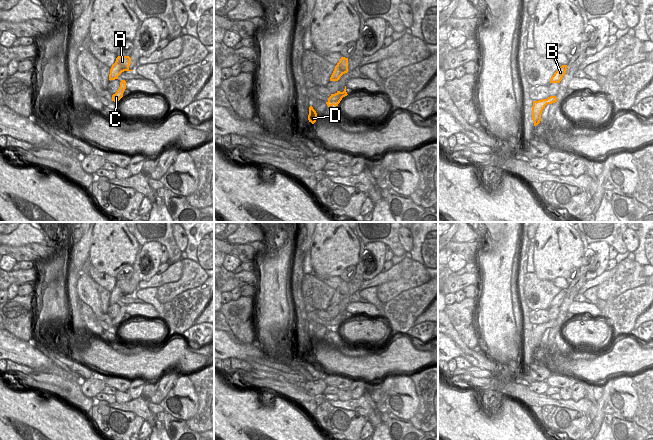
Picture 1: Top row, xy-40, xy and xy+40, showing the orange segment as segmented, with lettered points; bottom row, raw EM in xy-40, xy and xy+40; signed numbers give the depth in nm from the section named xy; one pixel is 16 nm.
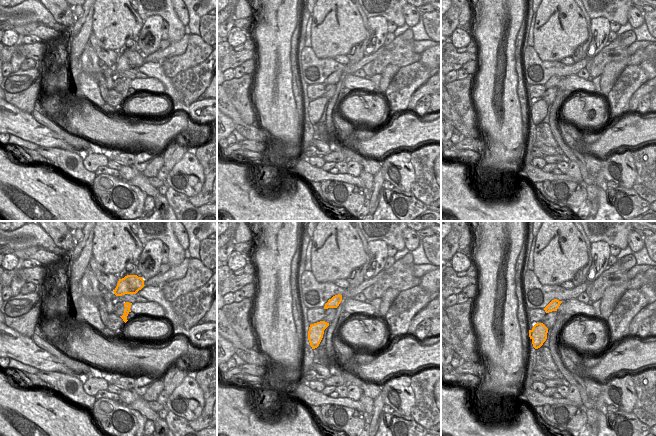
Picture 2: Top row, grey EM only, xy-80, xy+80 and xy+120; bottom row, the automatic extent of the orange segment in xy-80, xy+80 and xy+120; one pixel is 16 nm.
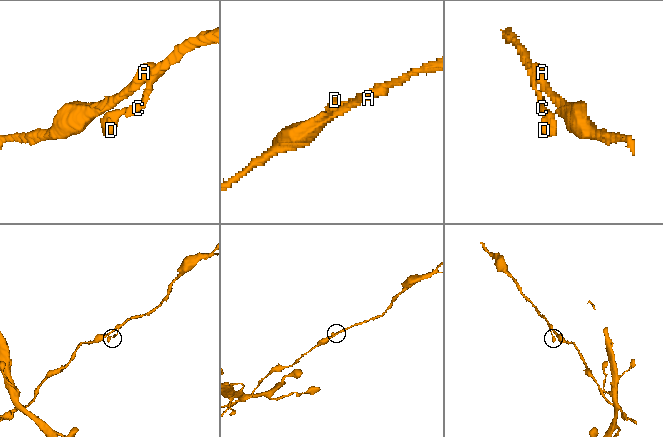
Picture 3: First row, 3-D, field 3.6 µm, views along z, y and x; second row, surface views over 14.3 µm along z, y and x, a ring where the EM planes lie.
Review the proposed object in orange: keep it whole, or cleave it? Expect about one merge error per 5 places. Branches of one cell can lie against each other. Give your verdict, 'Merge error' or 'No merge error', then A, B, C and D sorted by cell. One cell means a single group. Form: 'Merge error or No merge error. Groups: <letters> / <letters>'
No merge error. Groups: A B C D

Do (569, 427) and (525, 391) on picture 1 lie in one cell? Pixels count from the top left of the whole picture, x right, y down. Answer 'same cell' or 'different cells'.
different cells

